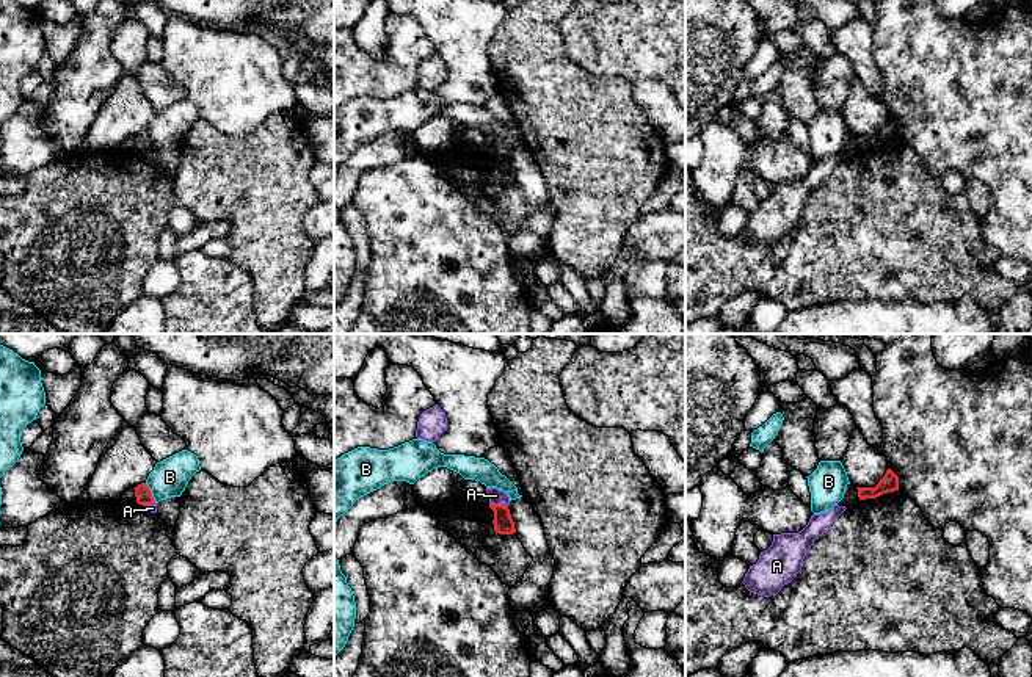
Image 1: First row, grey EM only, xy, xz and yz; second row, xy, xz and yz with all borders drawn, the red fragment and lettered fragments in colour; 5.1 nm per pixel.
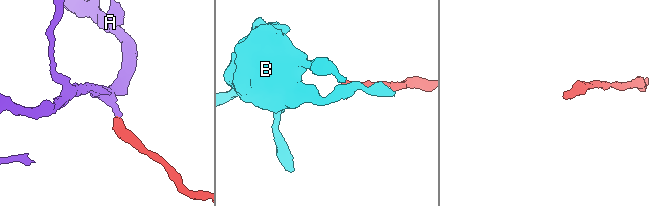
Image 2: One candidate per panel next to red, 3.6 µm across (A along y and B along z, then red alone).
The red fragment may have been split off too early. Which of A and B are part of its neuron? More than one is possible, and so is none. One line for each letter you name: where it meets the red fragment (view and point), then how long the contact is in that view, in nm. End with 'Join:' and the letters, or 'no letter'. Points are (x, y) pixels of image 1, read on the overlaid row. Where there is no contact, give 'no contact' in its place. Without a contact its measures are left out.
Join: no letter

